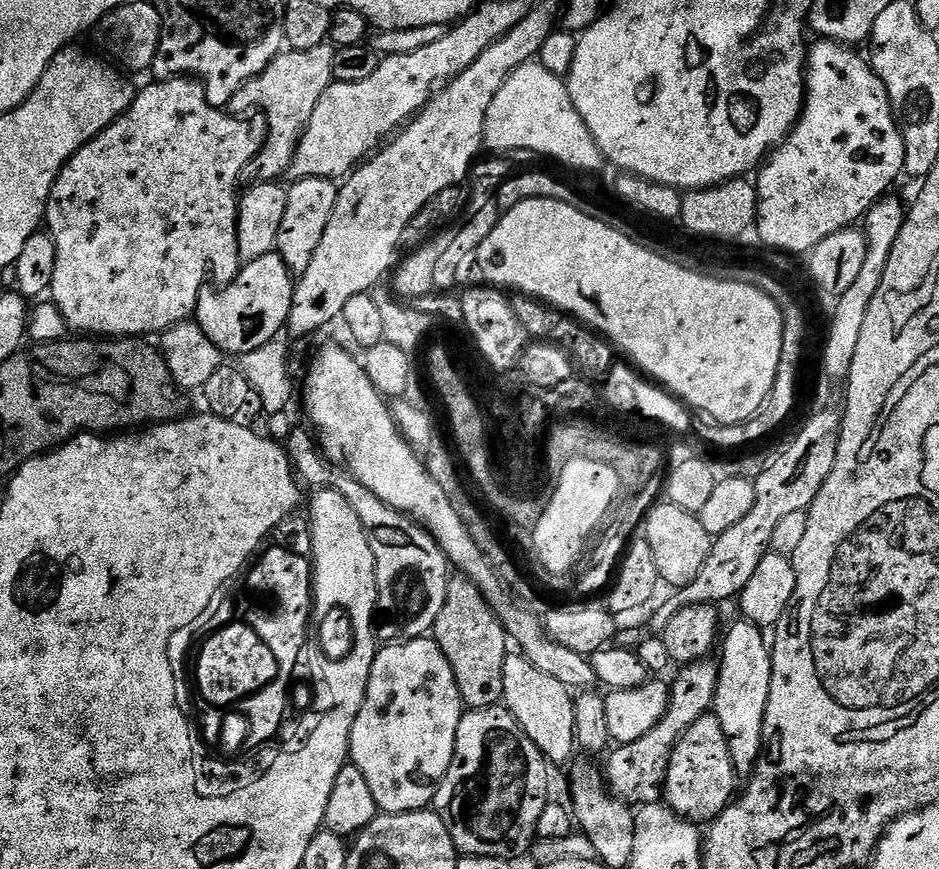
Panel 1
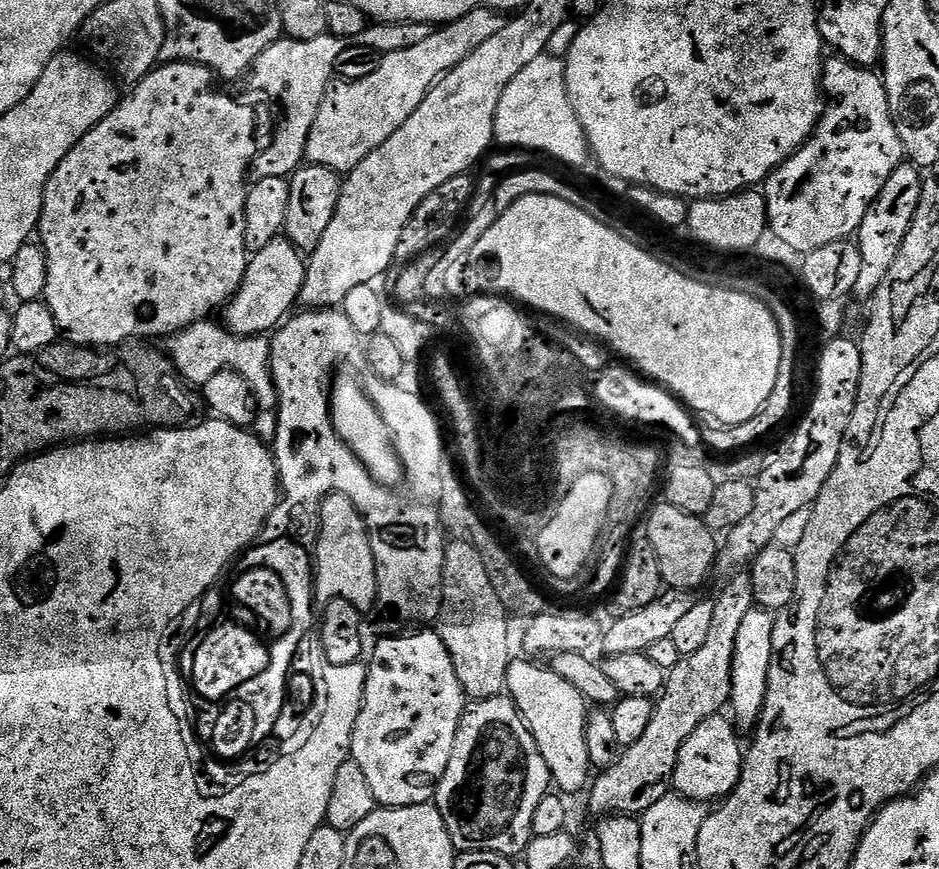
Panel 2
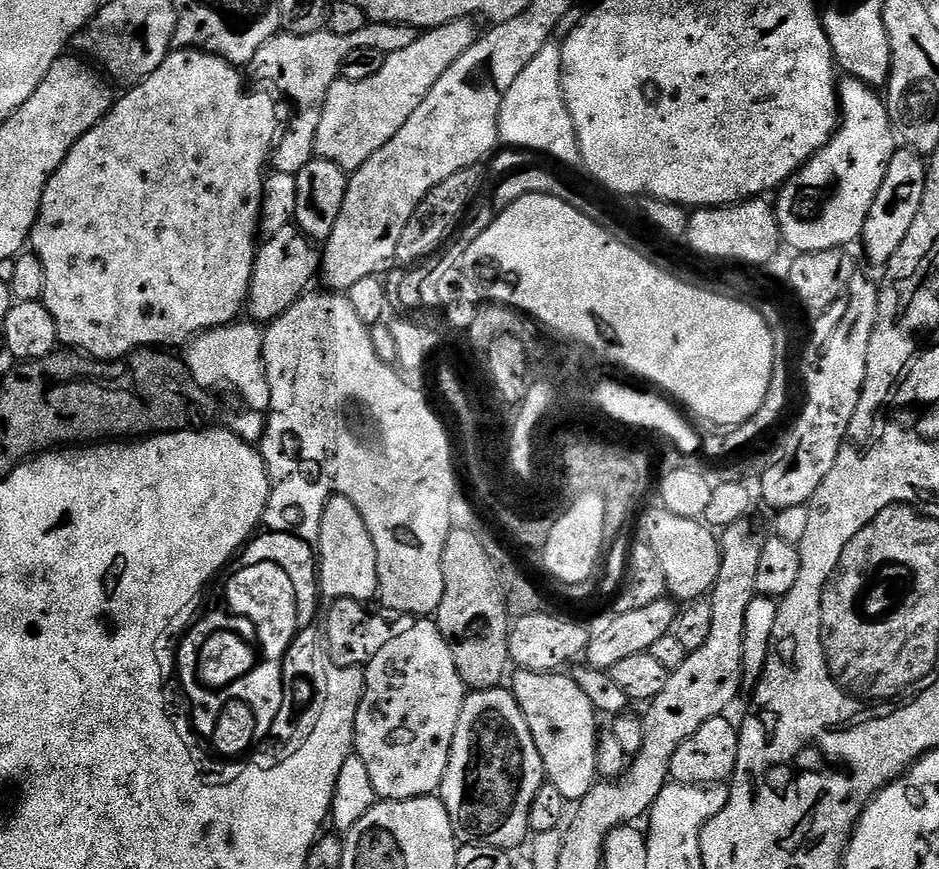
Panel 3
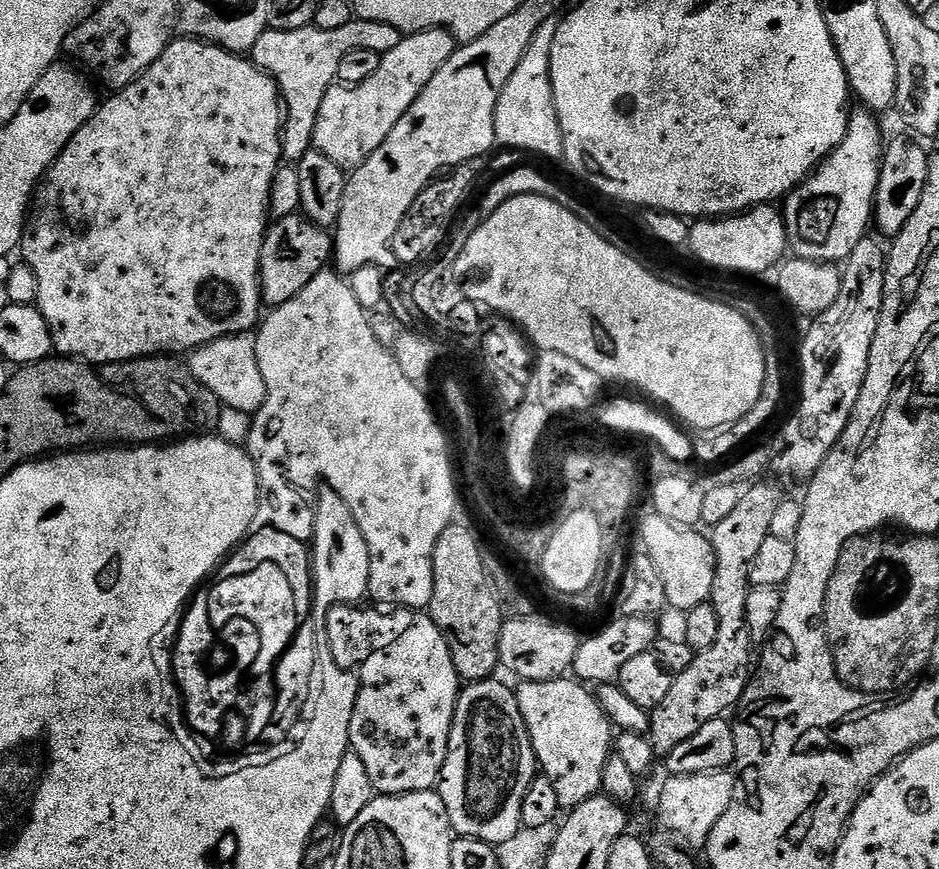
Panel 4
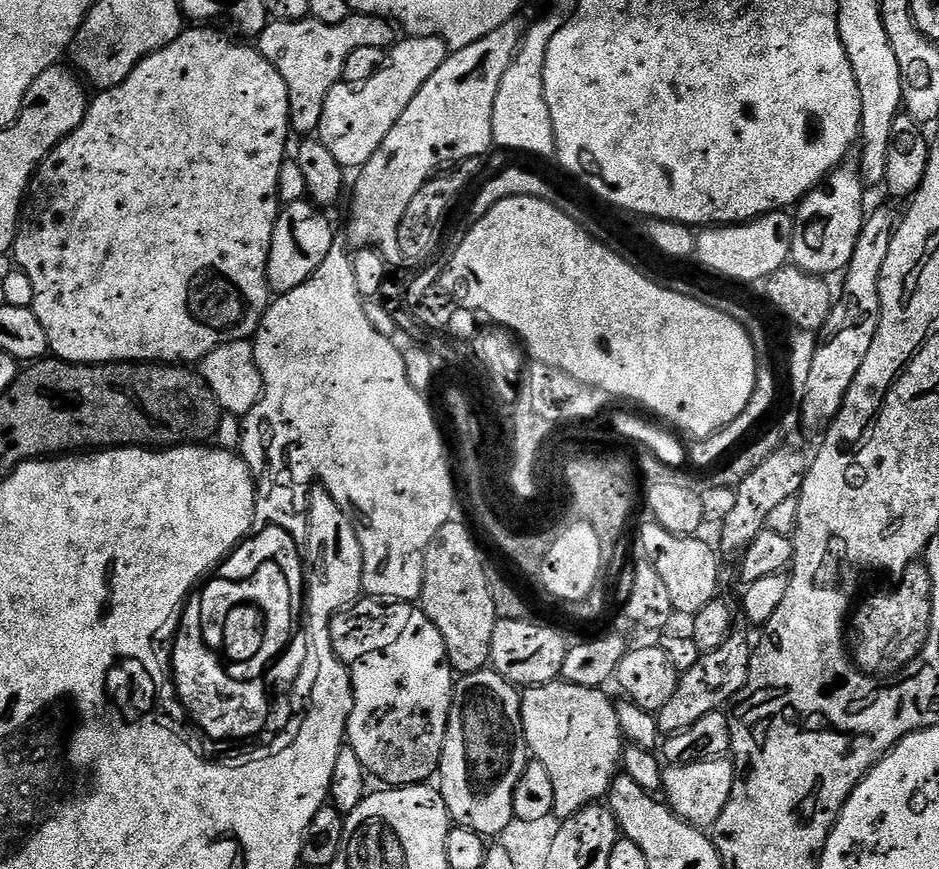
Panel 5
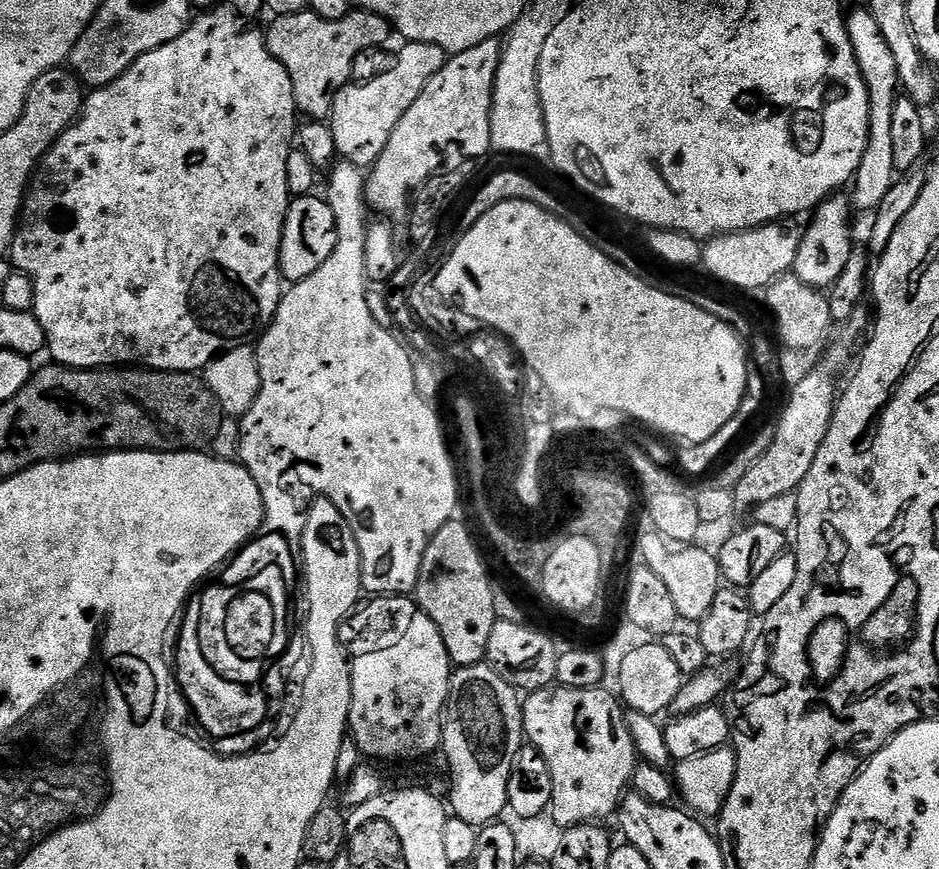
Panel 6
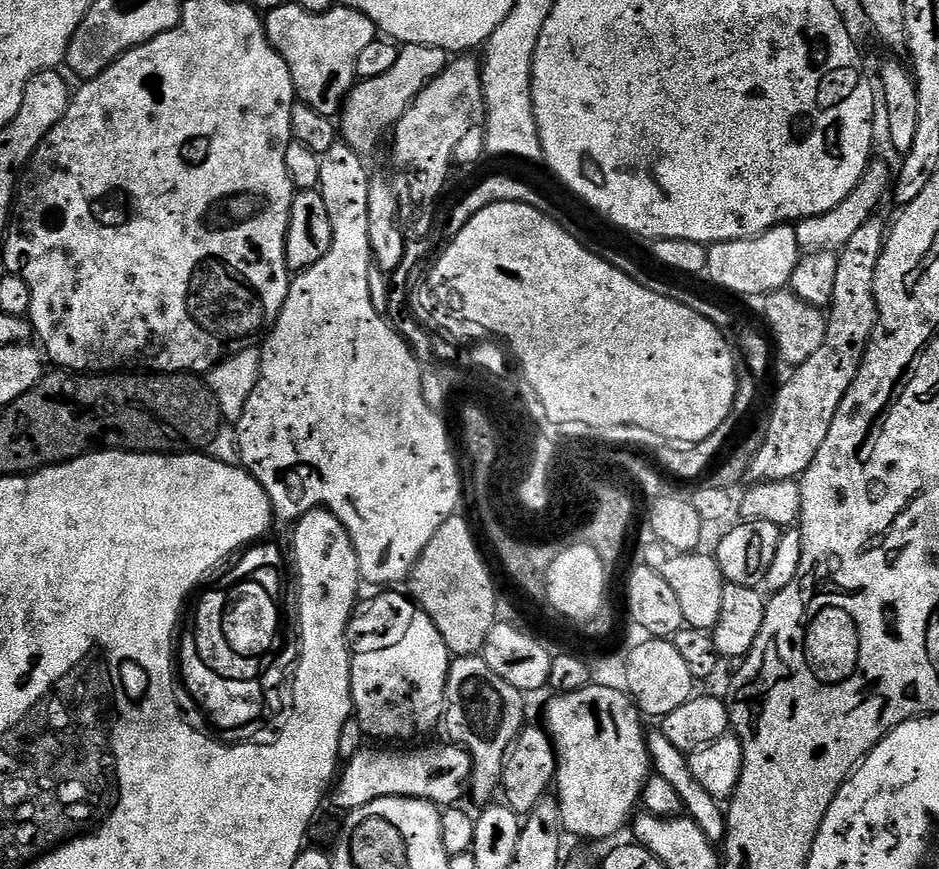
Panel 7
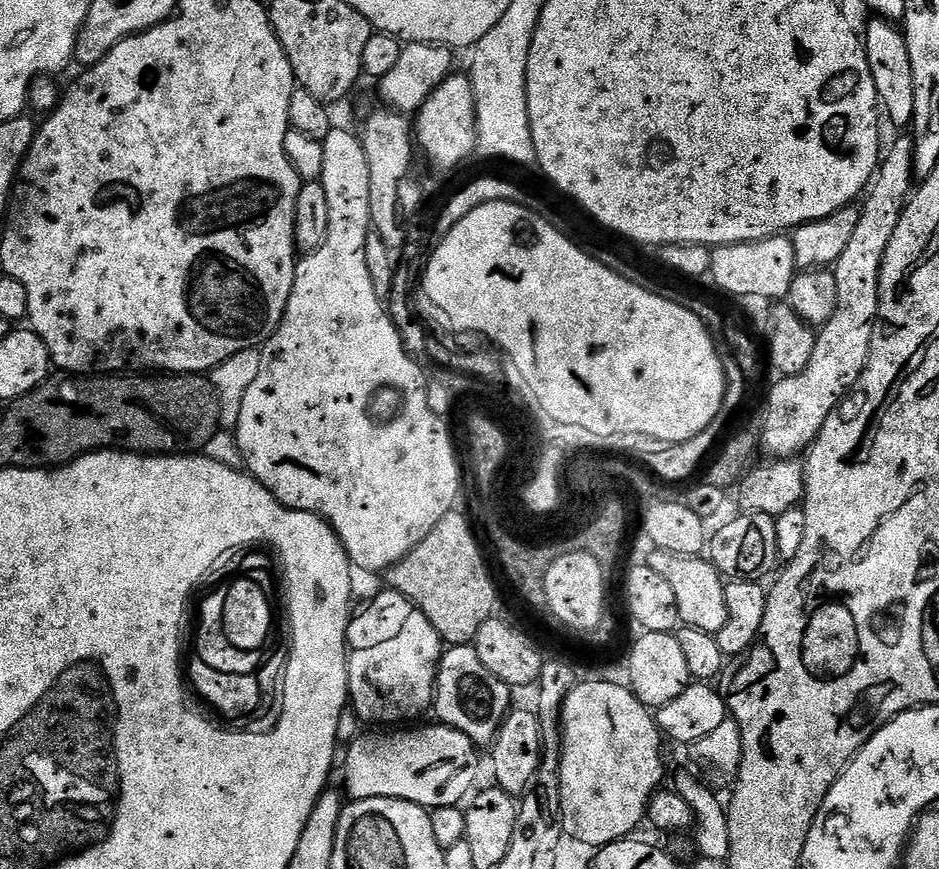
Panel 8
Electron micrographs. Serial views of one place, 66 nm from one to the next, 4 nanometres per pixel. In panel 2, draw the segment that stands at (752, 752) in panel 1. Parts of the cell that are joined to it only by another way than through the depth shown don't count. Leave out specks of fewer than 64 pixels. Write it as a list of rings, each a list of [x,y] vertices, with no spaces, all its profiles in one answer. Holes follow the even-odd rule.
[[[754,606],[750,610],[750,614],[746,614],[745,620],[742,621],[738,629],[737,641],[734,642],[730,712],[735,723],[741,729],[755,729],[762,714],[762,706],[766,702],[775,625],[776,616],[773,613],[769,612],[767,608]]]

